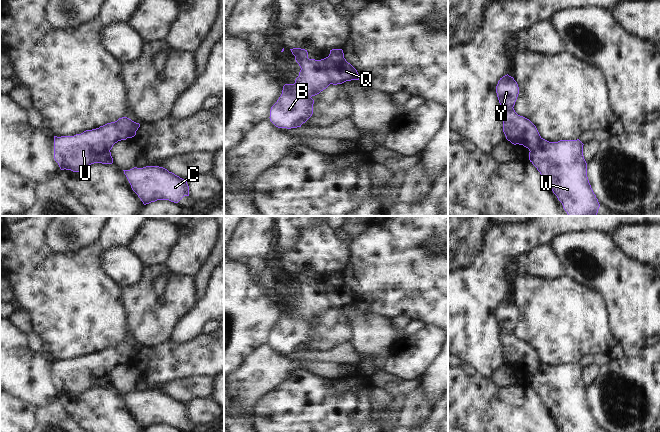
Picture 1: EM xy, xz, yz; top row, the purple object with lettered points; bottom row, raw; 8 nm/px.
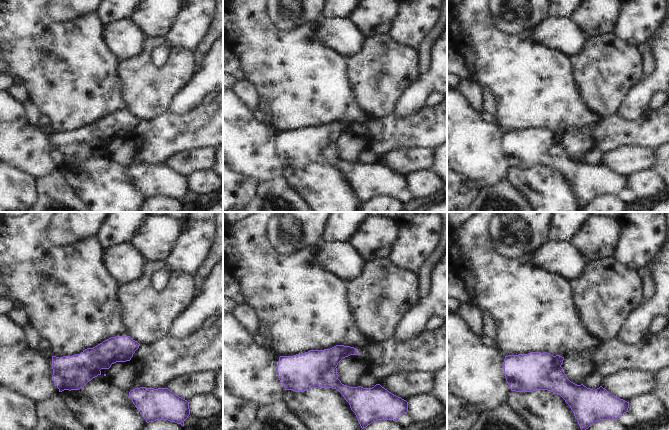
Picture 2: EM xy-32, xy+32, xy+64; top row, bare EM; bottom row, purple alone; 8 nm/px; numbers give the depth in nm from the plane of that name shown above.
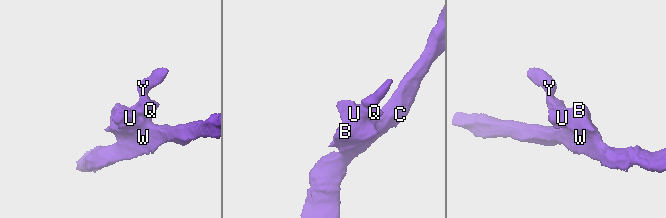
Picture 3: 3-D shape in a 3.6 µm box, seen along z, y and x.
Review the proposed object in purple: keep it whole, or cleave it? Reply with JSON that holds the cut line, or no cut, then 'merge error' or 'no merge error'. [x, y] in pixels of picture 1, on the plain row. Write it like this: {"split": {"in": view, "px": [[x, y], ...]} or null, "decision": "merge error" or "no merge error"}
{"split": null, "decision": "no merge error"}

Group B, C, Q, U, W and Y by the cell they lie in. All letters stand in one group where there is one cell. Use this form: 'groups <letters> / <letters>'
groups B C Q U W Y

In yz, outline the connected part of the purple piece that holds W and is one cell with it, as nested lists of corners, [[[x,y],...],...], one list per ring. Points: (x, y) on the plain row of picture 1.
[[[508,298],[498,305],[496,317],[500,327],[500,339],[506,363],[514,369],[523,369],[529,373],[530,386],[547,405],[563,432],[599,432],[600,428],[587,401],[587,387],[583,380],[584,368],[579,363],[558,366],[543,363],[529,343],[515,336],[513,331],[519,318],[519,311],[514,302]]]

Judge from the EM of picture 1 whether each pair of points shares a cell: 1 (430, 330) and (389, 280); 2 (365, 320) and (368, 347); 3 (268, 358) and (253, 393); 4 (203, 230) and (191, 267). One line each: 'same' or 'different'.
1: different
2: same
3: same
4: same

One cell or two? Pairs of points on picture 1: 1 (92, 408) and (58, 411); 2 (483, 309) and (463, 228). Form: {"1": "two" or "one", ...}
{"1": "two", "2": "two"}

